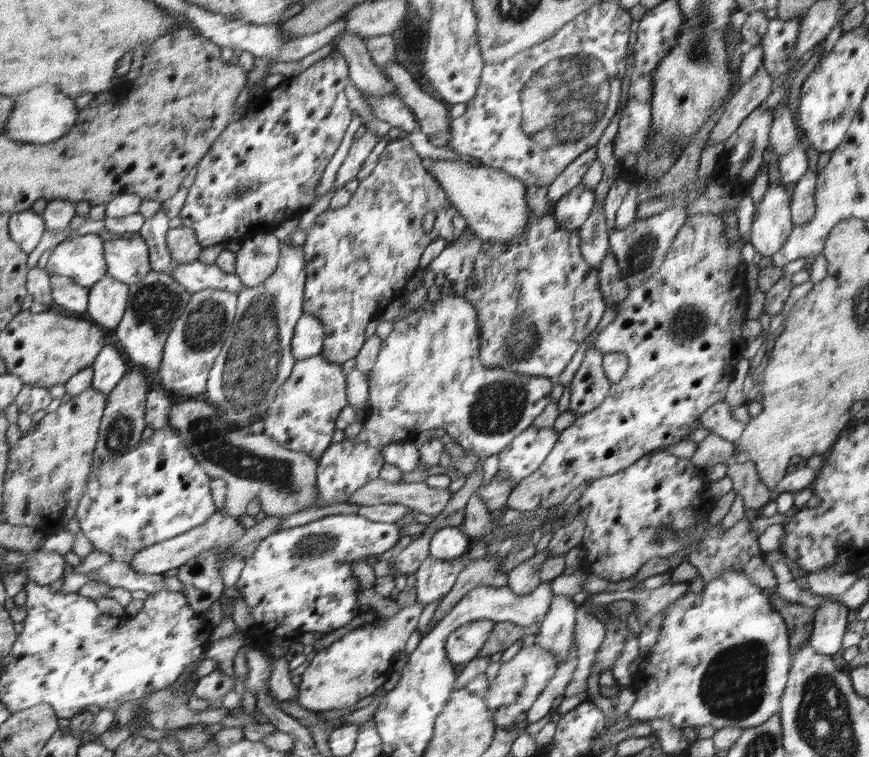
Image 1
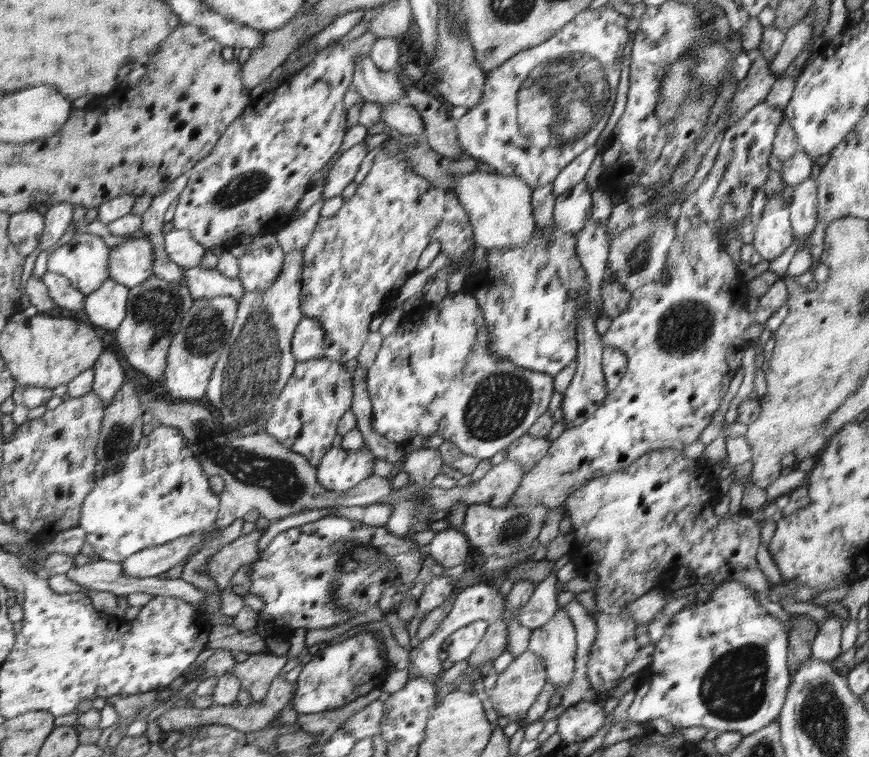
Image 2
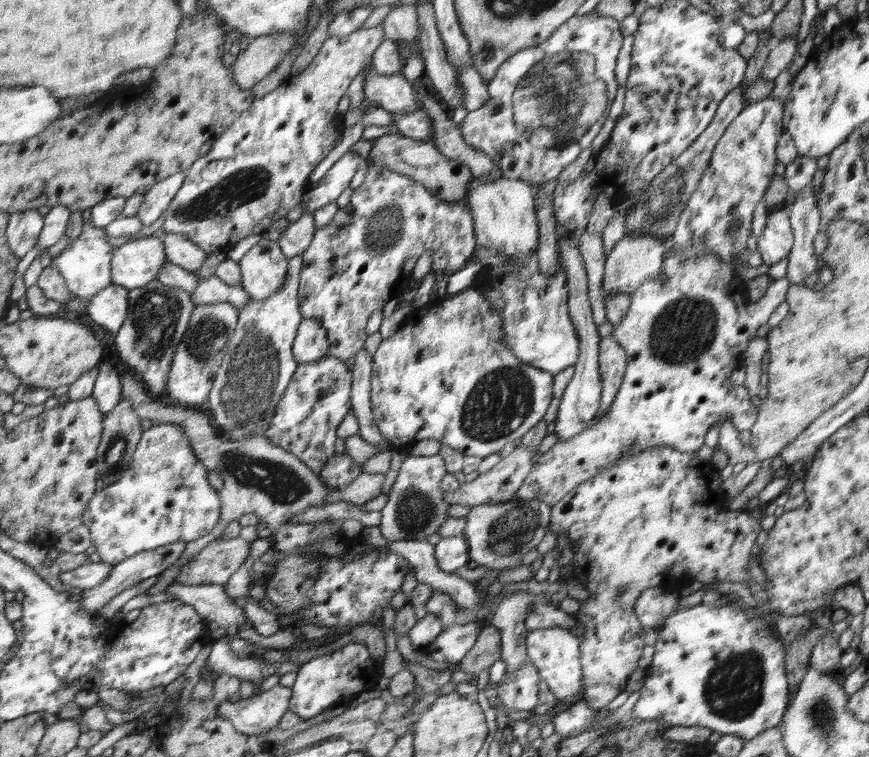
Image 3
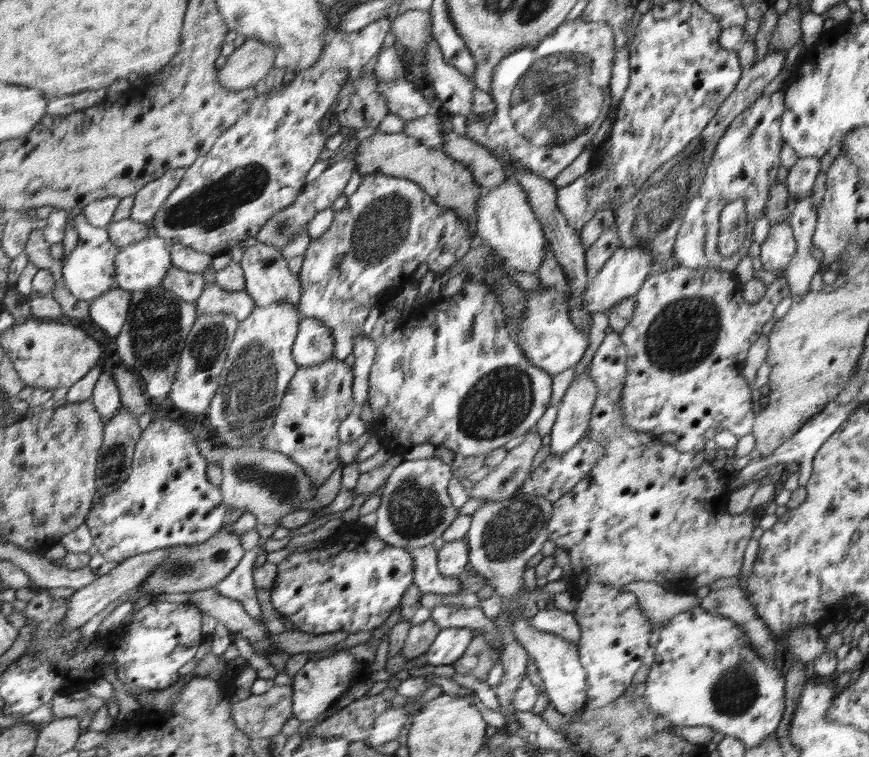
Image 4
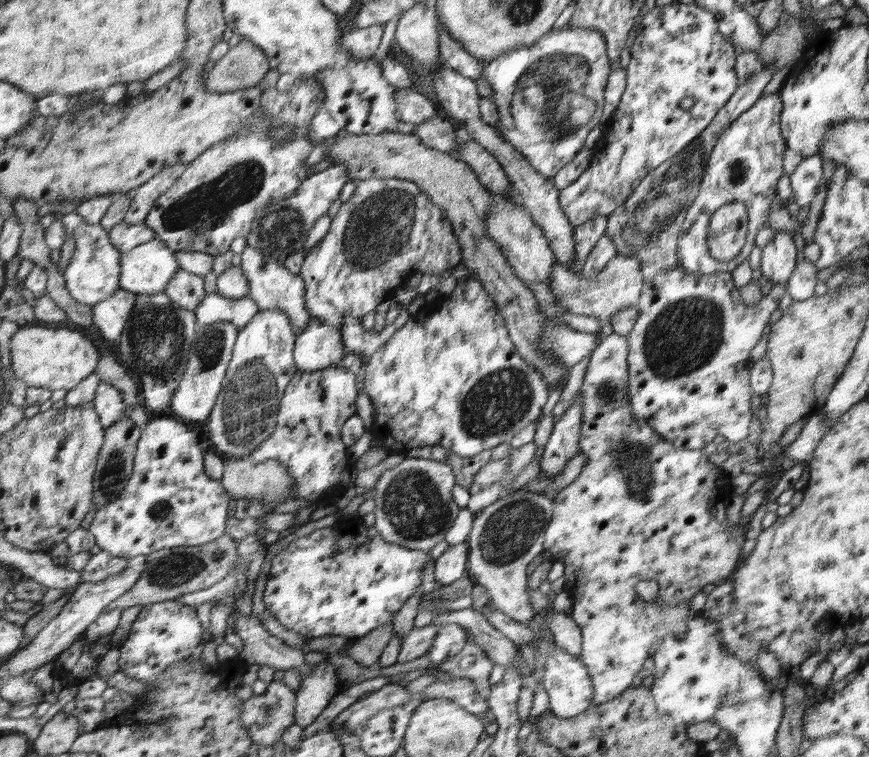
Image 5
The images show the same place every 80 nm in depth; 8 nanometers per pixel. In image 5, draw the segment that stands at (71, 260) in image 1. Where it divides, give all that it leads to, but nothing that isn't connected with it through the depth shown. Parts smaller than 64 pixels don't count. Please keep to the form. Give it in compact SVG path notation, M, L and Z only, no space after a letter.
M77 211L61 215L61 218L66 225L69 237L77 240L73 261L65 272L67 287L76 300L96 306L121 288L122 253L111 243L110 233L106 229L99 224L89 224Z

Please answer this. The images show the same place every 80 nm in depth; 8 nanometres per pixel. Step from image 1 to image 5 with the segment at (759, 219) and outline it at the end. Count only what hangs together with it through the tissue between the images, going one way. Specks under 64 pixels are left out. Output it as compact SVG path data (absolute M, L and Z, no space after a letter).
M778 231L774 239L770 241L761 254L761 272L774 285L789 282L789 278L796 266L798 258L798 248L795 242L792 242L794 234Z

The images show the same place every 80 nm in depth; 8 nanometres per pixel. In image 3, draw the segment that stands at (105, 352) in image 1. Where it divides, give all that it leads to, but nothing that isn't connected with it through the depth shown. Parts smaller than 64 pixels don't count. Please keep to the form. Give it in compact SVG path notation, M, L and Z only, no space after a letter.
M106 361L100 365L96 377L96 388L93 396L98 401L99 408L110 412L121 400L121 376L112 362Z

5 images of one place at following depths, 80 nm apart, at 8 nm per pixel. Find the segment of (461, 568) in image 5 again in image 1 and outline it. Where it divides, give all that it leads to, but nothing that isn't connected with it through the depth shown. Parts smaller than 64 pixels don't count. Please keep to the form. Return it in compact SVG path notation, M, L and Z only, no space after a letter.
M448 526L437 530L430 539L429 554L434 558L456 560L468 552L470 539L465 535L460 526Z

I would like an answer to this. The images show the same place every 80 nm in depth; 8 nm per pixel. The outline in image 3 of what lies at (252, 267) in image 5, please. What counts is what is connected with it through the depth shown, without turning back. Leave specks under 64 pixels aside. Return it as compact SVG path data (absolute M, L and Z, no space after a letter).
M262 238L237 262L242 273L240 285L254 300L271 298L288 279L289 262L278 243Z

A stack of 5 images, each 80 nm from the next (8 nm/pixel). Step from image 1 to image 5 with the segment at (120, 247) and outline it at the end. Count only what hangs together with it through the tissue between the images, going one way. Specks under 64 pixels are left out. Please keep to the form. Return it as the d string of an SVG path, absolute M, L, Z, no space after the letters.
M156 237L121 255L120 286L136 294L165 291L180 271L175 252Z

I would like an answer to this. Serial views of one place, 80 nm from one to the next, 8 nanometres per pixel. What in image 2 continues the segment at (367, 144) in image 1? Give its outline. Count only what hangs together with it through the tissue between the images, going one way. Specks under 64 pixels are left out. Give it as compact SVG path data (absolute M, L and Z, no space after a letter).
M362 141L342 153L325 178L321 198L329 199L343 193L343 190L354 180L360 170L360 164L366 158L366 152L368 152L368 147Z

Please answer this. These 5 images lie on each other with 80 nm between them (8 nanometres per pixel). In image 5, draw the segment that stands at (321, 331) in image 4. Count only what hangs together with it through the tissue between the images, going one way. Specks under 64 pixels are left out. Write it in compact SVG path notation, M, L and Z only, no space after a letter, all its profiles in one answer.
M314 317L309 320L303 334L295 338L294 359L299 371L322 371L334 367L346 354L340 328Z

